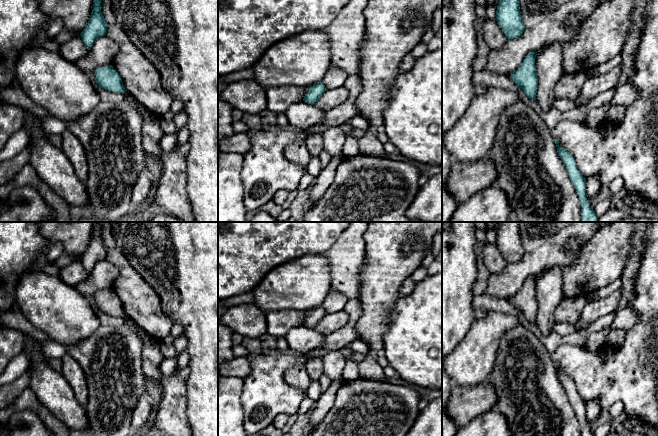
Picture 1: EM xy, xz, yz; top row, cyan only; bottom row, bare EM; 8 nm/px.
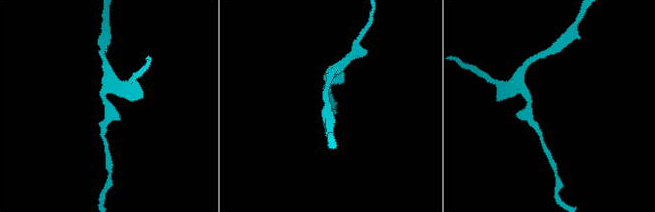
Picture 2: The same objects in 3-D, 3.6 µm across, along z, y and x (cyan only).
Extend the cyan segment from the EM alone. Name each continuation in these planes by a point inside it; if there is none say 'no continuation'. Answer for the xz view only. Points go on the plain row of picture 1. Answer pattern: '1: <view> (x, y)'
no continuation

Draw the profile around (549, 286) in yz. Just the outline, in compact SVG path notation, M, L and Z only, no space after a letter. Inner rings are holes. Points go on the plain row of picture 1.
M554 265L537 276L535 290L538 304L536 325L547 337L553 332L555 310L563 299L563 266Z

